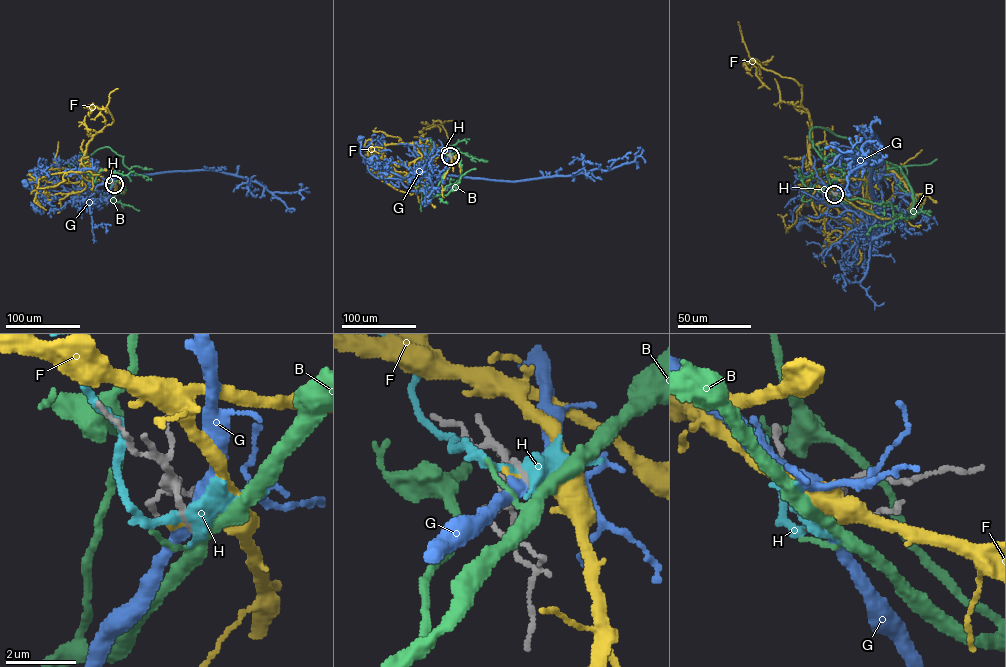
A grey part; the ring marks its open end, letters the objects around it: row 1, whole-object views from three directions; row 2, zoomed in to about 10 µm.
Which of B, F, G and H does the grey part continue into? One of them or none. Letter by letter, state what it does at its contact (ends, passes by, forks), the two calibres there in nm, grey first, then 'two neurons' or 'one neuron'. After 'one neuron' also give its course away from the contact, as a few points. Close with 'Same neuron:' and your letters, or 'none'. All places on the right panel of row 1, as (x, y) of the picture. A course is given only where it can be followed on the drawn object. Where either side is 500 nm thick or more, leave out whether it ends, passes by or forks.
B: it forks; calibres 150 and 280 nm; two neurons
F: it ends; calibres 180 and 130 nm; two neurons
G: it passes by; calibres 170 and 400 nm; two neurons
H: it passes by; calibres 190 and 460 nm; two neurons
Same neuron: none

